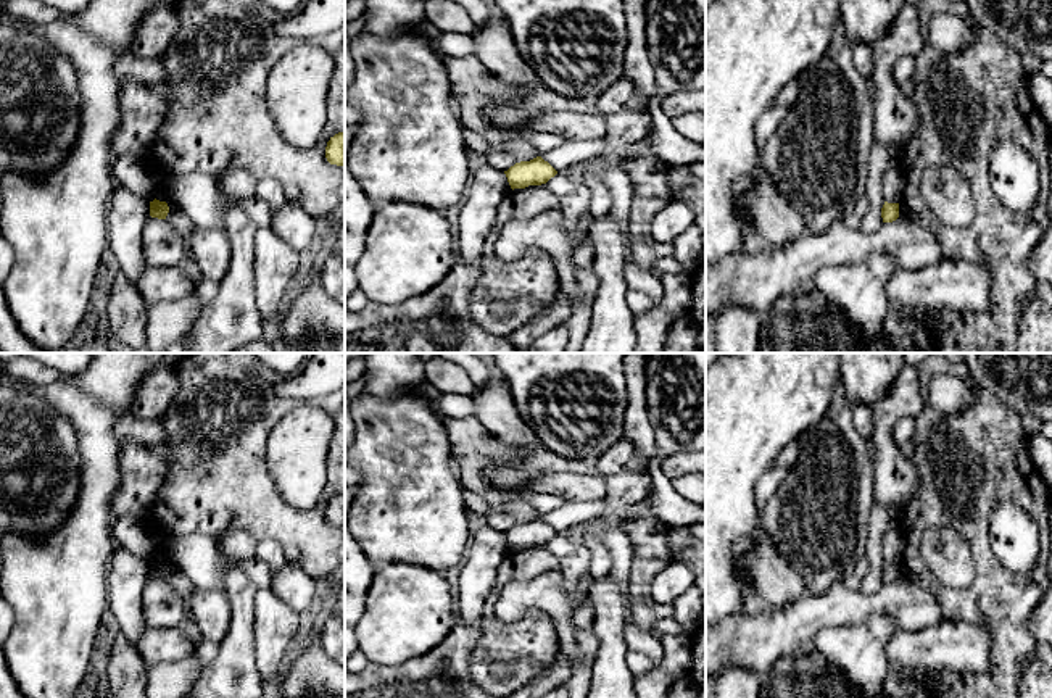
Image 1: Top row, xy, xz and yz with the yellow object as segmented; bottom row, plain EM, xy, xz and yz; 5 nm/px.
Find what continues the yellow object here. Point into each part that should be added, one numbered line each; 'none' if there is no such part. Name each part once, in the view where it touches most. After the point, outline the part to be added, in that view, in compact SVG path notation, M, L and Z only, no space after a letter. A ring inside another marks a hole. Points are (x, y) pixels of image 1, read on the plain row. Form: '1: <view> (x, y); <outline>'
none

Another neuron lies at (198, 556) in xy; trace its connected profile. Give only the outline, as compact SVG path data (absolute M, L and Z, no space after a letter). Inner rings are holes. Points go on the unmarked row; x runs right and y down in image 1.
M201 534L163 537L168 556L184 571L195 588L224 590L230 571L219 543Z

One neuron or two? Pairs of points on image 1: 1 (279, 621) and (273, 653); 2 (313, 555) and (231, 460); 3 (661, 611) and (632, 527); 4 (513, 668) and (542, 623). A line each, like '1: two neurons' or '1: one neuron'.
1: one neuron
2: one neuron
3: one neuron
4: one neuron

